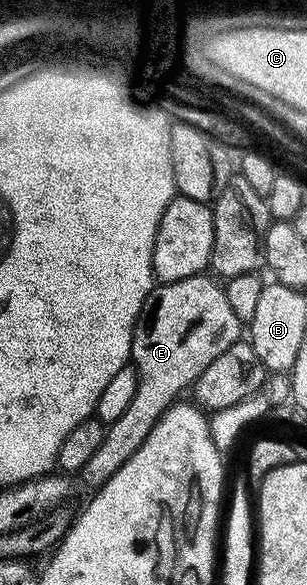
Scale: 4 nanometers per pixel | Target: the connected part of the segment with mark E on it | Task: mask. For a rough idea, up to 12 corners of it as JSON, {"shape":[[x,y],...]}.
{"shape":[[202,273],[149,292],[129,350],[137,392],[79,472],[105,484],[161,414],[242,338]]}

